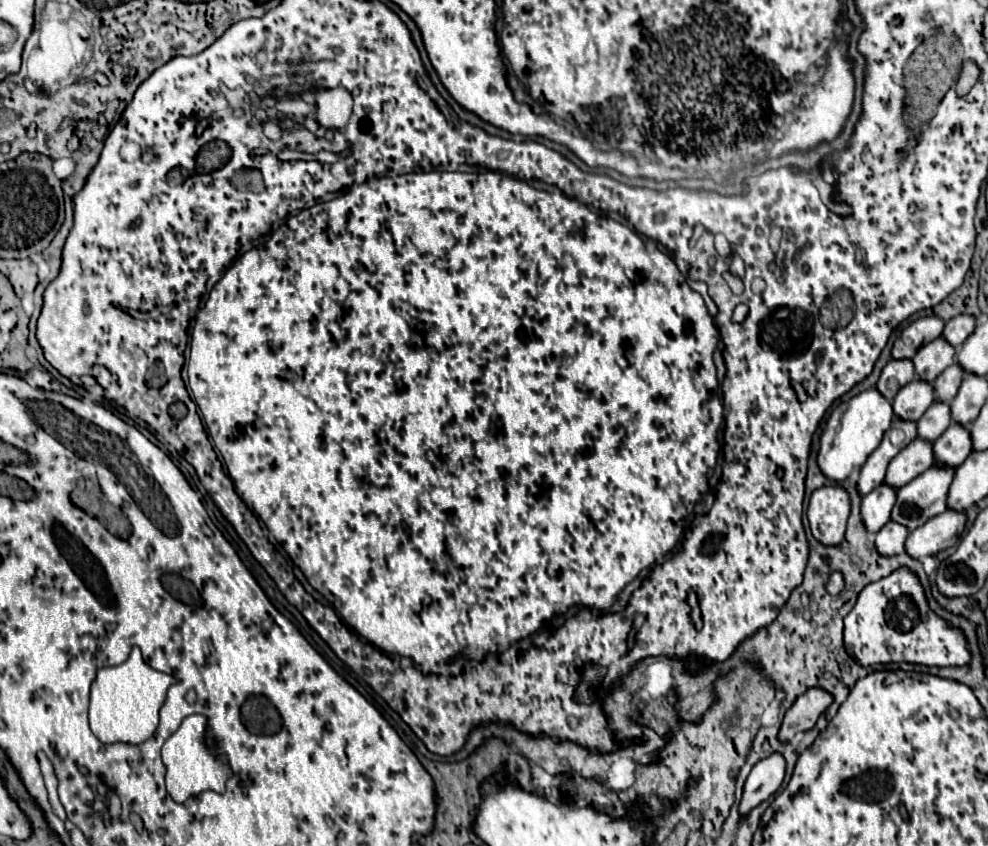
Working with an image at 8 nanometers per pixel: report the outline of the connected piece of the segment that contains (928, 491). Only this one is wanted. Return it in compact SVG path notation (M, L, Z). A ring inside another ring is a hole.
M930 467L908 485L896 491L896 505L892 521L908 527L910 531L924 525L928 519L946 511L946 495L952 483L954 469Z

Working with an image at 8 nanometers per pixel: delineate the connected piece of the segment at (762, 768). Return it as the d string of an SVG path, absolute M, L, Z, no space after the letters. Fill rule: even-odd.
M774 753L756 763L744 783L744 795L740 801L740 815L746 817L754 807L774 795L784 781L786 761L780 753Z

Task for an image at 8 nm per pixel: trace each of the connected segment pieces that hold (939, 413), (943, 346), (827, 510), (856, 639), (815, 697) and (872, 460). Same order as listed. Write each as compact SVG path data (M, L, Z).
M934 401L928 407L928 411L920 417L920 421L916 423L918 437L924 439L924 441L928 441L928 443L934 443L948 429L950 423L952 423L950 407L946 403Z
M942 337L934 339L932 343L926 343L924 347L920 347L916 357L912 359L916 367L916 377L920 381L932 383L946 367L954 365L954 357L956 357L954 347L946 343Z
M830 485L812 493L806 517L816 541L824 543L826 547L840 545L844 539L848 515L850 499L842 487Z
M906 567L862 589L854 609L844 617L844 647L862 667L902 661L926 667L970 663L962 631L948 627L944 619L928 607L918 577Z
M818 687L808 689L804 695L800 695L784 715L784 721L778 731L780 743L792 741L796 733L810 731L830 703L832 703L832 695Z
M874 451L868 457L864 467L860 469L860 479L856 483L860 497L866 497L870 491L874 491L884 481L886 467L892 461L892 457L896 457L896 455L898 455L898 451Z

